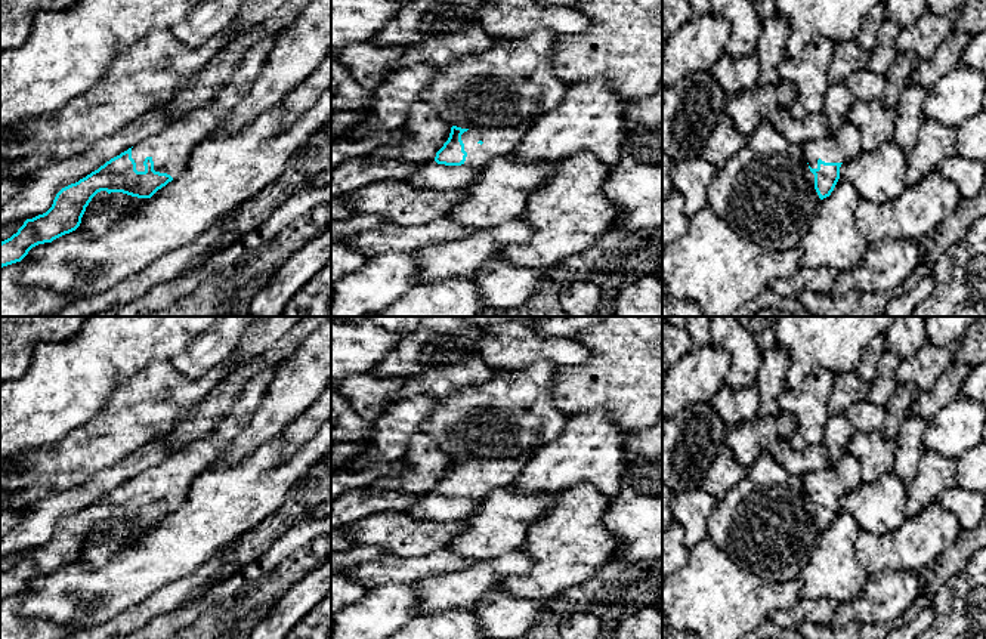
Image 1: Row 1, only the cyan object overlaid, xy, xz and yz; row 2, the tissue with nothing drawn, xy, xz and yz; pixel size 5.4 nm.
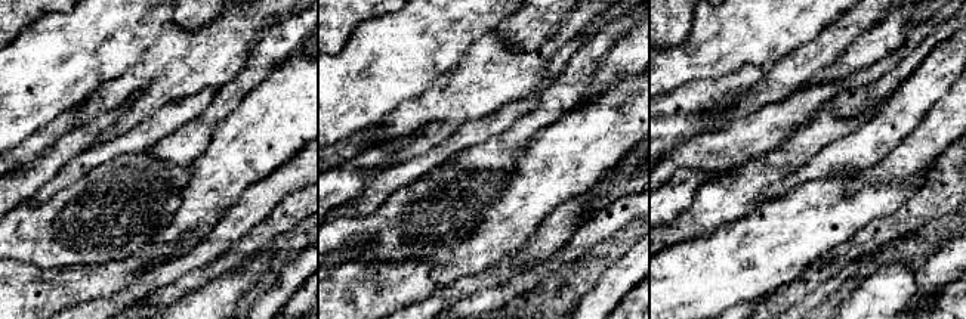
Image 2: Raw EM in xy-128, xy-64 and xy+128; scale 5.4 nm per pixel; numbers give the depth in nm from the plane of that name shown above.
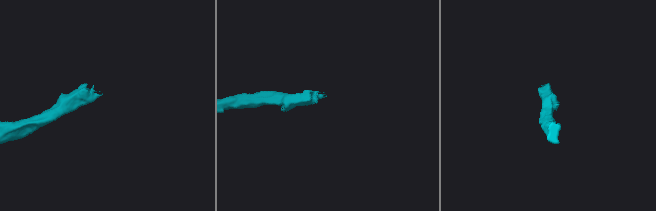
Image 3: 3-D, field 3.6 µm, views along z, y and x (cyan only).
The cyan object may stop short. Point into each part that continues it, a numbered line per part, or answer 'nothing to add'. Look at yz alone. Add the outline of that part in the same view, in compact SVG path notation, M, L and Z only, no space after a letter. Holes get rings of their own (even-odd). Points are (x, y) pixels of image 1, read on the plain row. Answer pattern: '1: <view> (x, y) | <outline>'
1: yz (843, 477) | M849 451L835 464L825 470L804 476L804 488L812 500L817 500L817 491L825 494L844 494L862 485L859 460Z

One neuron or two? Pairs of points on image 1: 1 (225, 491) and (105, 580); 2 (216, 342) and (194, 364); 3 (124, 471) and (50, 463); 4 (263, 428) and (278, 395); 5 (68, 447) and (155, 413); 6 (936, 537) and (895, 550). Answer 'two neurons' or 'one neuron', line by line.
1: one neuron
2: one neuron
3: two neurons
4: one neuron
5: one neuron
6: one neuron

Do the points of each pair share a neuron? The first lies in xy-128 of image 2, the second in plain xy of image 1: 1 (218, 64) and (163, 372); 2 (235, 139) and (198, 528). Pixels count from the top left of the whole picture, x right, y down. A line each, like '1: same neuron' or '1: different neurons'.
1: same neuron
2: same neuron

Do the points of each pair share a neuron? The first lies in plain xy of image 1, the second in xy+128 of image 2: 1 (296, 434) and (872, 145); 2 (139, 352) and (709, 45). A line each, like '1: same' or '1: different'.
1: different
2: same

